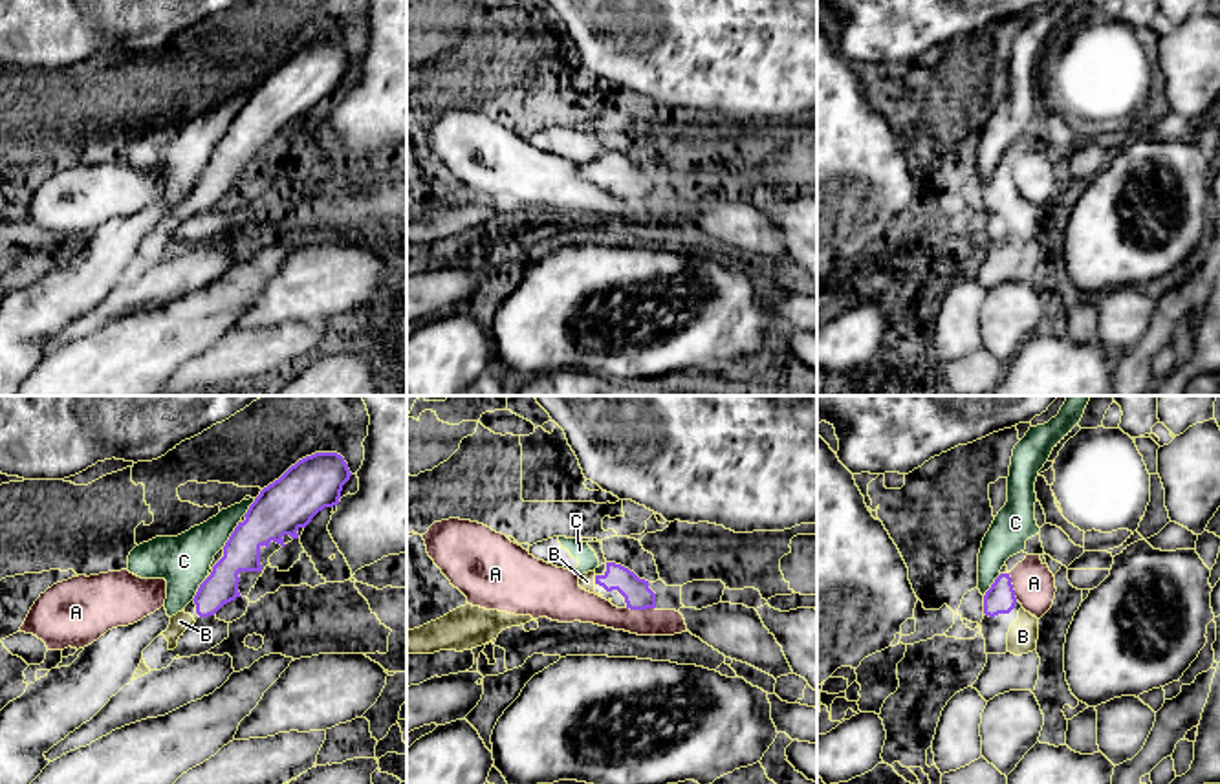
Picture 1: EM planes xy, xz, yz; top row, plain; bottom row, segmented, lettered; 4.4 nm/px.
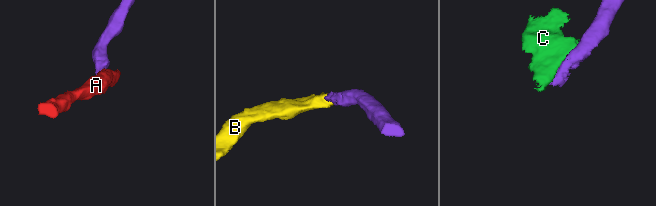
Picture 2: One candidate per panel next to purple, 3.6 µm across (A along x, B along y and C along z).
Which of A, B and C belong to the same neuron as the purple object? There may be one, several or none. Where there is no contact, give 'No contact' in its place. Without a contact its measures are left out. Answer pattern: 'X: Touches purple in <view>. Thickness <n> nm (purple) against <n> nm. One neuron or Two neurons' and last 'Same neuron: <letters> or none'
A: Touches purple in xz. Thickness 120 nm (purple) against 140 nm. Two neurons
B: Touches purple in xz. Thickness 120 nm (purple) against 80 nm. One neuron
C: Touches purple in xy. Thickness 240 nm (purple) against 240 nm. Two neurons
Same neuron: B

